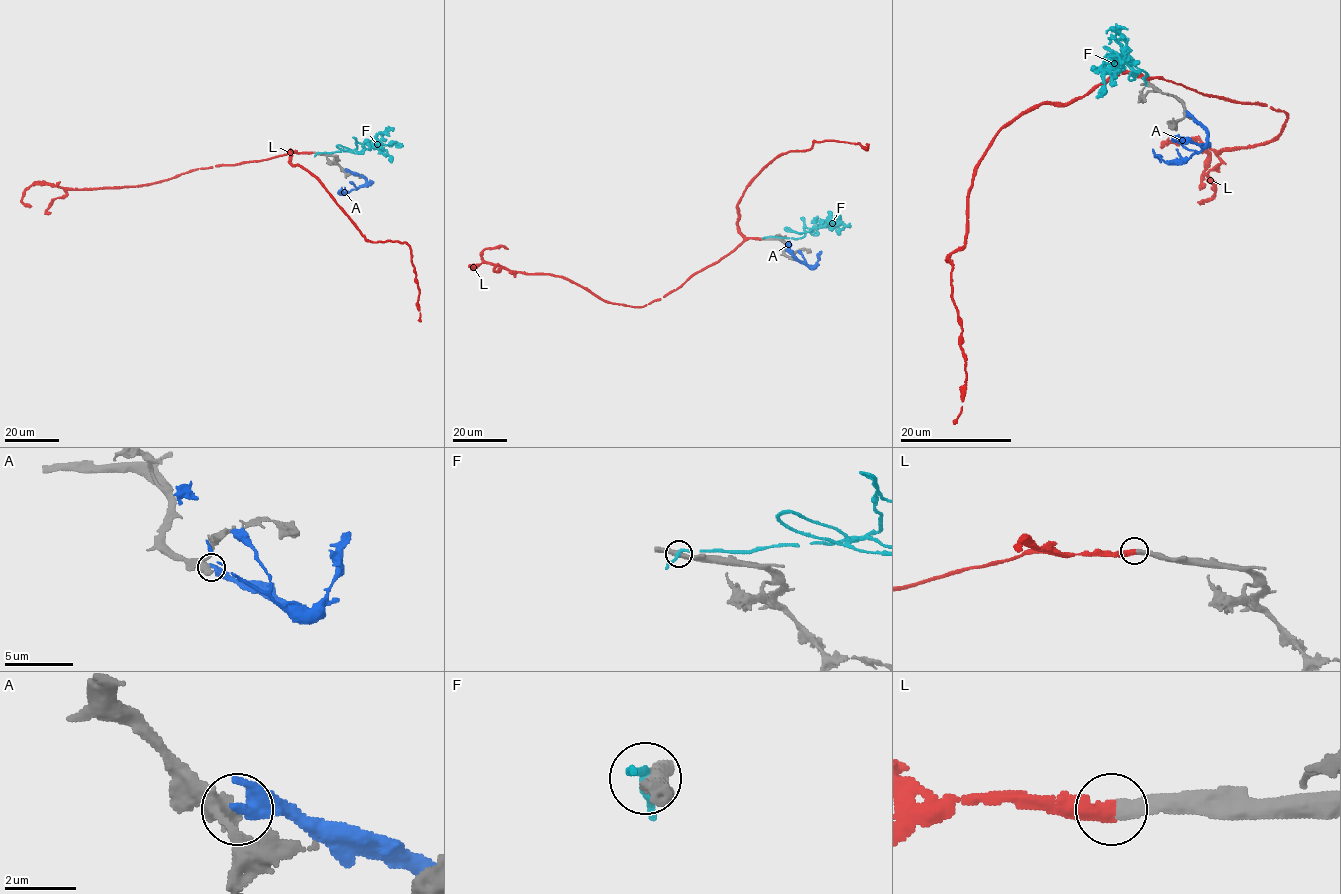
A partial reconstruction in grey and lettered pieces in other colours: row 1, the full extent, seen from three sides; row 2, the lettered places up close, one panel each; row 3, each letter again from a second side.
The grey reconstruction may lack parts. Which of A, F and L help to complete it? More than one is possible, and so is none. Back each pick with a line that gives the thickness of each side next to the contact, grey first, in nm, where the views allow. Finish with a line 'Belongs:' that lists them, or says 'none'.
L: Thickness 400 nm (grey) against 480 nm
Belongs: L

